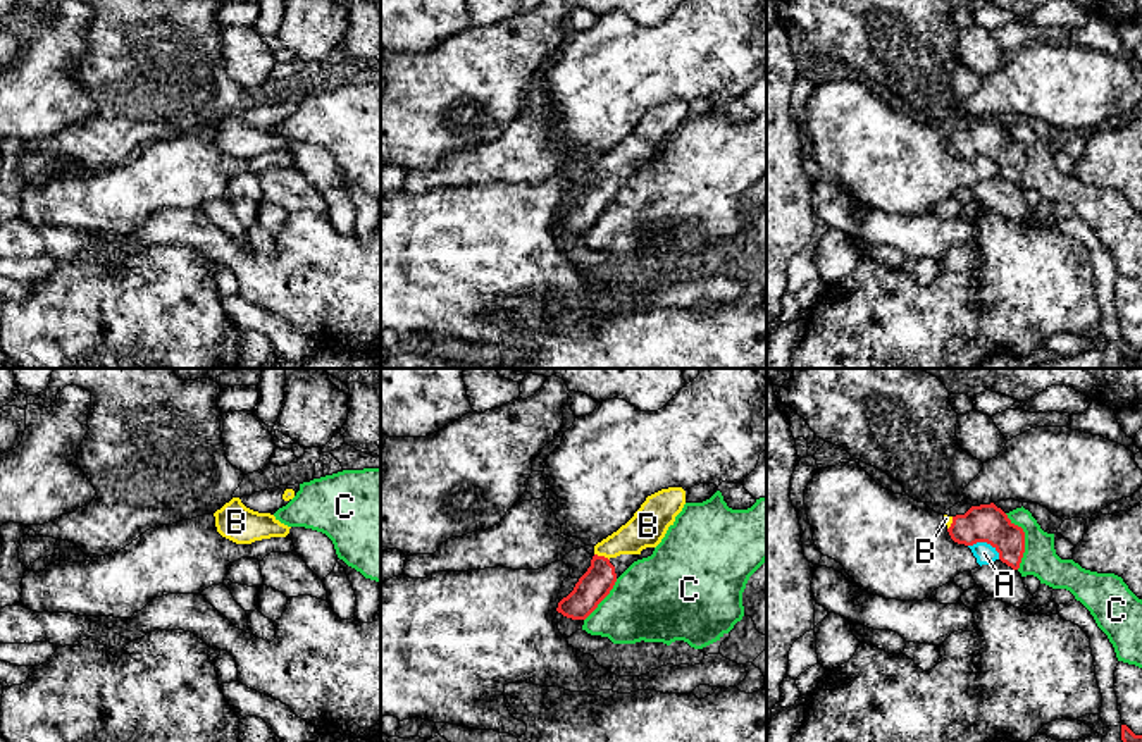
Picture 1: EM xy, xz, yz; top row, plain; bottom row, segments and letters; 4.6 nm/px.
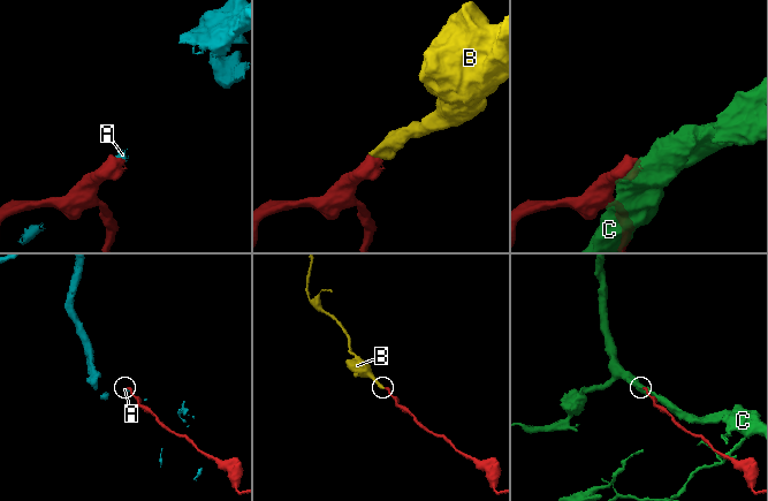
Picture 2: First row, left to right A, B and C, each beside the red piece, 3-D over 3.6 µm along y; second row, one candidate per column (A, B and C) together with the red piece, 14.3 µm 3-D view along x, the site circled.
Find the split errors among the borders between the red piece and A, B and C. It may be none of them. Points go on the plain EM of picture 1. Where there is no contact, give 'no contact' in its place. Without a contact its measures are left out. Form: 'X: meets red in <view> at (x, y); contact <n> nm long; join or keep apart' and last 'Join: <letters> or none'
A: meets red in yz at (986, 155); contact 170 nm long; keep apart
B: meets red in xz at (602, 171); contact 80 nm long; join
C: meets red in yz at (1024, 155); contact 280 nm long; keep apart
Join: B

